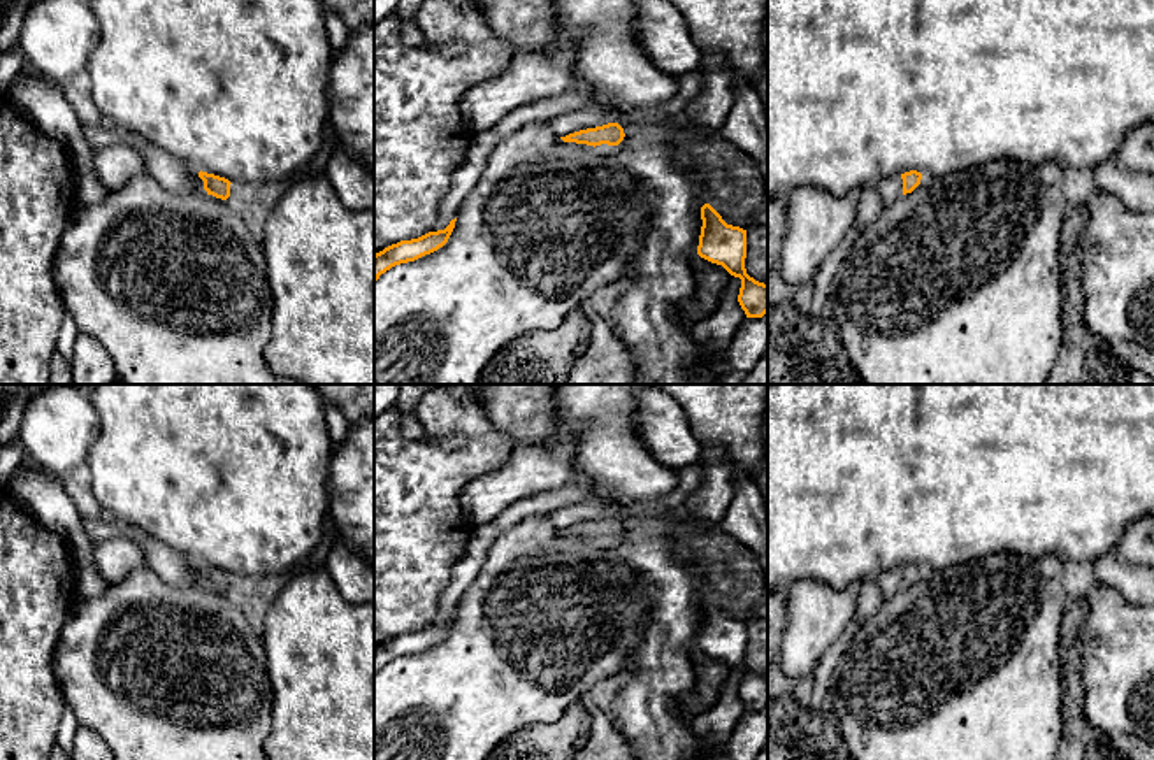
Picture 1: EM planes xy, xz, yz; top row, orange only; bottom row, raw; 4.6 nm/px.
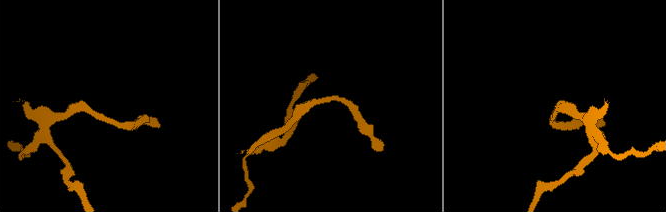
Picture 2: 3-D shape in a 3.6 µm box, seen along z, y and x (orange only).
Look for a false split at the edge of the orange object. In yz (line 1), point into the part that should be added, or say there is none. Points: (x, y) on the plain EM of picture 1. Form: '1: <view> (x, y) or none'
1: none

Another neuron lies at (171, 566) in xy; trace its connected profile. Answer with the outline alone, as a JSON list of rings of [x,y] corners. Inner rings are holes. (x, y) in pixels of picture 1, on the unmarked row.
[[[111,516],[88,520],[86,528],[97,544],[111,537],[128,537],[144,549],[148,567],[174,586],[206,586],[204,574],[198,570],[198,562],[174,551],[172,548],[151,539],[139,527],[118,521]]]

